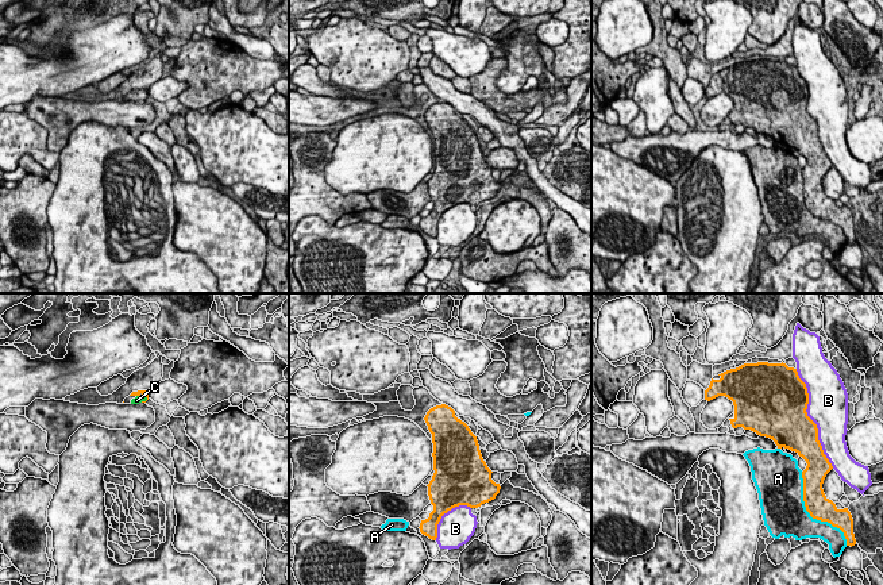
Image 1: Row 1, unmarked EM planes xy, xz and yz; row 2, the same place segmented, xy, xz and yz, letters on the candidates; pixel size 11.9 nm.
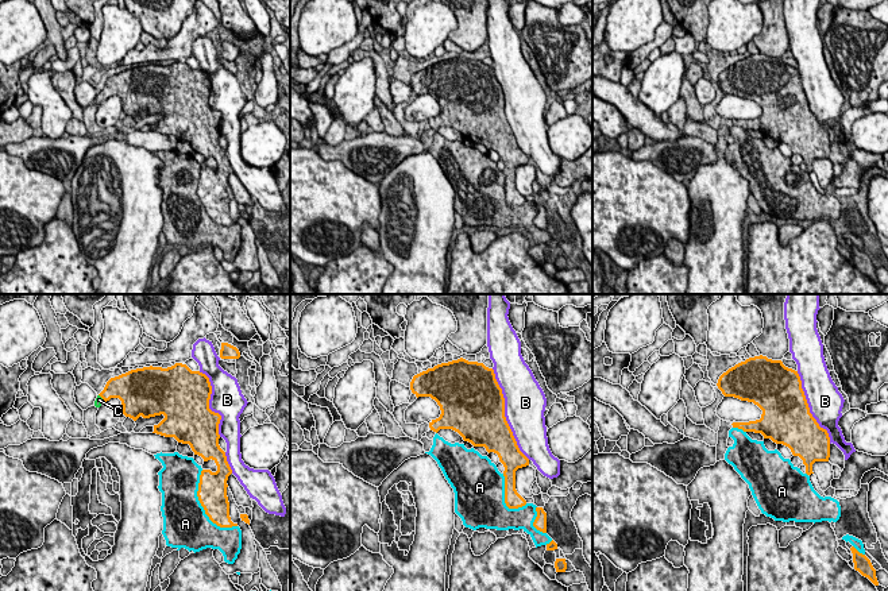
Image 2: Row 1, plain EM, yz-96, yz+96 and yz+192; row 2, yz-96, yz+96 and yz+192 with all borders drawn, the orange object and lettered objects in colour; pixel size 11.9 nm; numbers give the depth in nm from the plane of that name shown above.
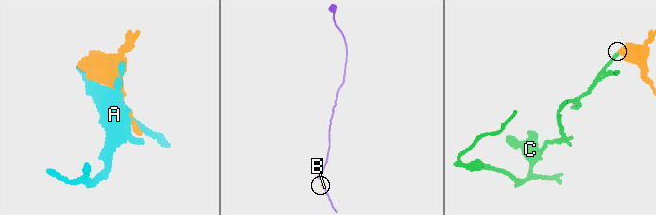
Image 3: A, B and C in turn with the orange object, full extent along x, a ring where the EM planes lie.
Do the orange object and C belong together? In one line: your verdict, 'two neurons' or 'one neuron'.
one neuron

